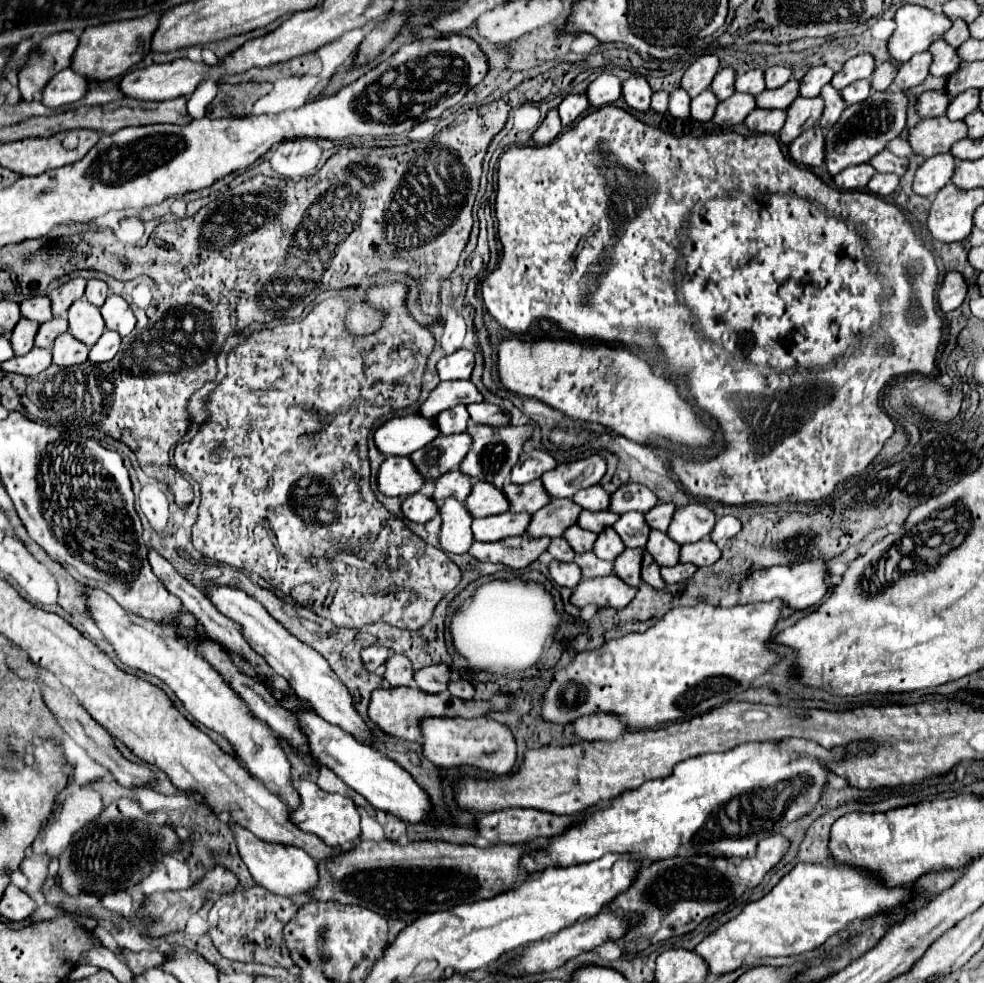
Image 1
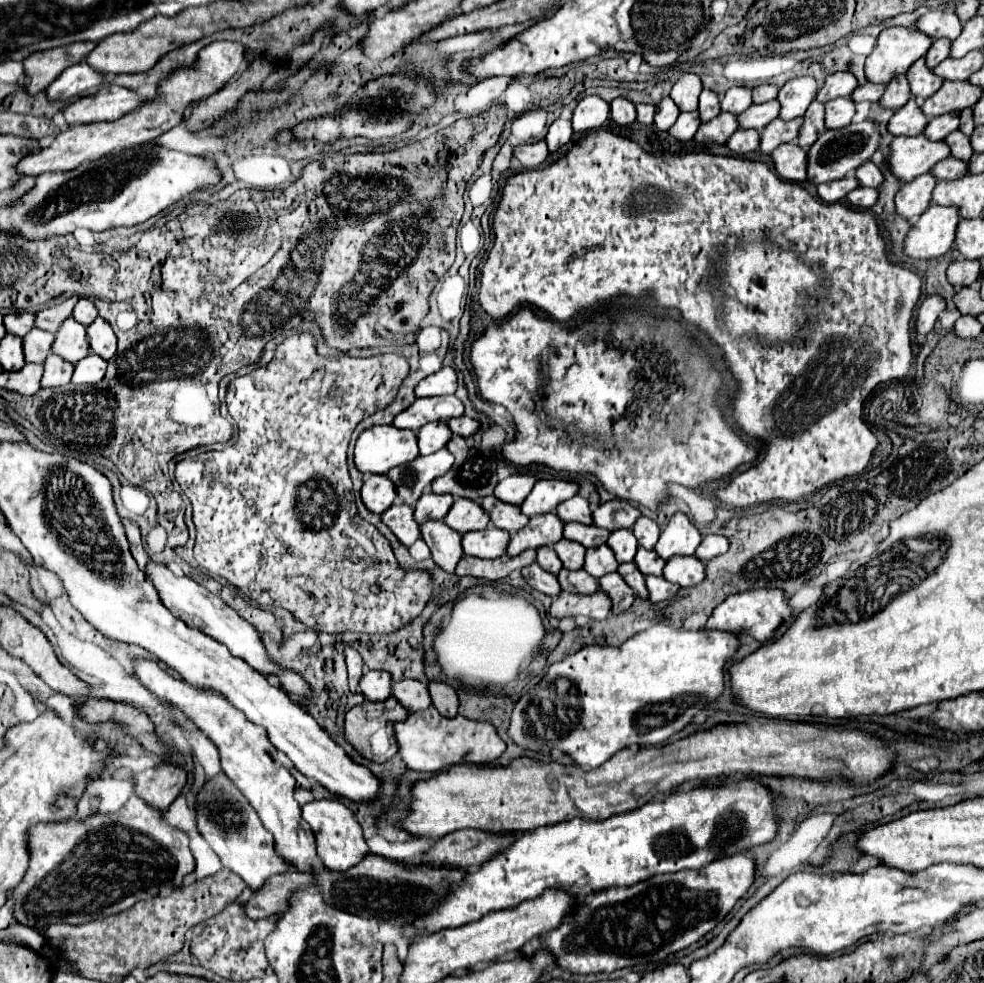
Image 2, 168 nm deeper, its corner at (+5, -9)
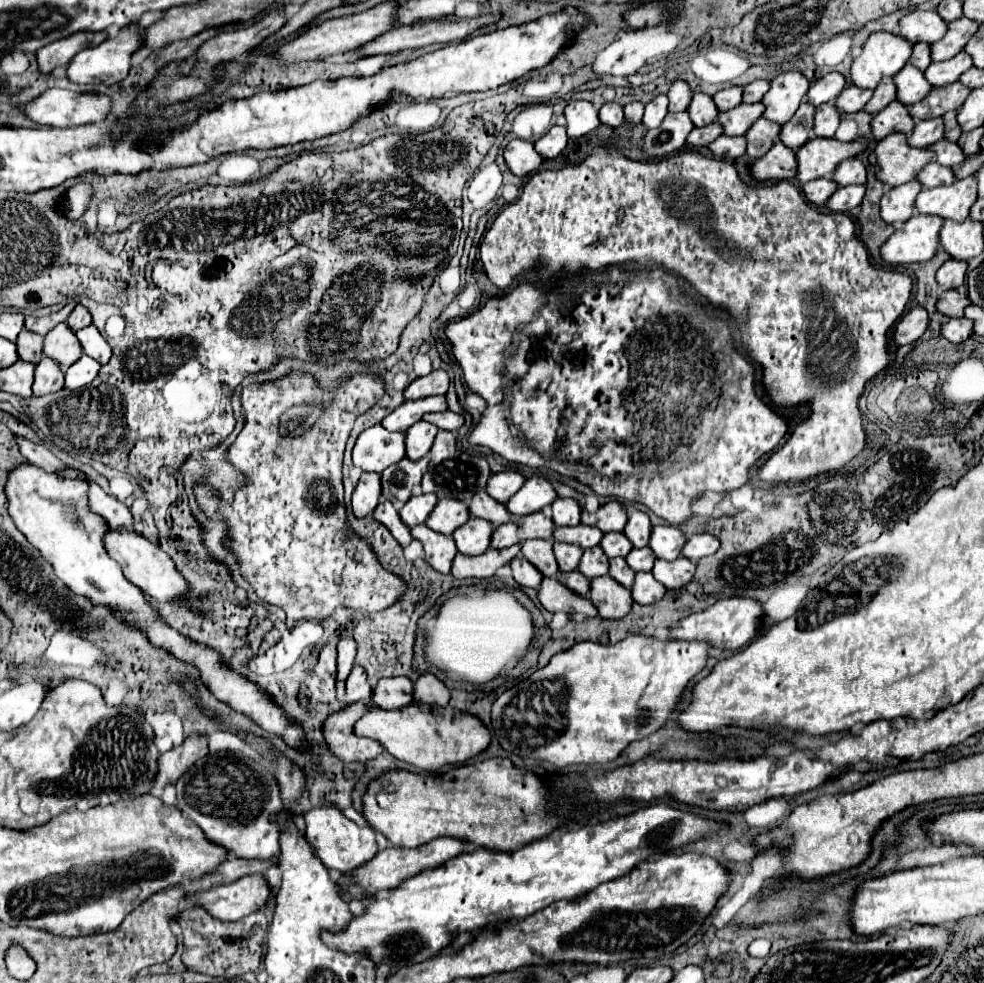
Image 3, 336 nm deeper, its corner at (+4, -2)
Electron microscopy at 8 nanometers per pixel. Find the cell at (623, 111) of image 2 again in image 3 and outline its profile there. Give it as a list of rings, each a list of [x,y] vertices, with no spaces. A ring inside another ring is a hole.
[[[608,102],[600,108],[600,122],[608,126],[620,126],[624,122],[624,106],[618,102]]]

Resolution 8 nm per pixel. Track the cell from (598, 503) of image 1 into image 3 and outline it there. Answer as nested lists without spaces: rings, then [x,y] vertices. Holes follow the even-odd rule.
[[[556,498],[552,504],[556,526],[576,526],[580,524],[582,508],[574,498]]]

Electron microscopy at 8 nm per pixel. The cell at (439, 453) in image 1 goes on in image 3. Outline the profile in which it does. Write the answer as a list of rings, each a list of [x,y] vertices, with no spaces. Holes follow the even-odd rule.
[[[424,456],[420,460],[410,460],[404,458],[402,462],[396,462],[388,466],[382,472],[382,494],[388,498],[398,510],[408,502],[412,496],[412,488],[420,484],[426,468],[428,468],[430,458]]]

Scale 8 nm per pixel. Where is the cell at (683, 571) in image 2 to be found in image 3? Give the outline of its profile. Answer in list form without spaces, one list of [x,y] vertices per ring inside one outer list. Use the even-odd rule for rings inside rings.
[[[684,556],[676,558],[672,562],[656,560],[656,564],[652,568],[654,578],[658,578],[658,582],[662,582],[670,590],[686,586],[692,580],[694,572],[696,572],[696,564],[690,558],[684,558]]]

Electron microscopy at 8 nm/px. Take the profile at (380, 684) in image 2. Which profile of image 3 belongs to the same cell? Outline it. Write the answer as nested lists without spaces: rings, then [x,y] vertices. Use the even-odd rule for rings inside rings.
[[[356,666],[346,680],[346,704],[360,702],[360,700],[364,702],[370,698],[372,698],[372,686],[368,682],[368,676],[364,674],[364,668]]]

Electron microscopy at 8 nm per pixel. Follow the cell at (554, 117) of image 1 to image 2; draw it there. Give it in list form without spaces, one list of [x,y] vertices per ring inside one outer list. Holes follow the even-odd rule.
[[[539,141],[533,145],[521,145],[513,149],[513,157],[525,167],[525,169],[535,169],[539,167],[545,159],[547,159],[549,151],[547,151],[547,143]]]

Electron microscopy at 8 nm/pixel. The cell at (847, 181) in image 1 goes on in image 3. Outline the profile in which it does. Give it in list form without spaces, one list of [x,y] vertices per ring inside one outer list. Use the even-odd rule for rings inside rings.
[[[818,178],[818,180],[812,180],[812,182],[804,184],[802,190],[804,190],[804,196],[808,198],[808,202],[812,202],[816,206],[822,206],[838,190],[838,184],[834,180],[828,180],[828,178]]]

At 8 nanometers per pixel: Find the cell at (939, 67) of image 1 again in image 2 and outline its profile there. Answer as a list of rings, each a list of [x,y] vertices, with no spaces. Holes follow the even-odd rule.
[[[923,57],[911,65],[911,69],[907,71],[907,81],[911,85],[911,95],[923,99],[931,97],[943,85],[943,81],[925,65]]]

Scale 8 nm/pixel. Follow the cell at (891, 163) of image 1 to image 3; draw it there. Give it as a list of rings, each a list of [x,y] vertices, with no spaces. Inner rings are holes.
[[[850,158],[844,160],[836,172],[834,172],[834,180],[840,186],[848,186],[848,184],[866,184],[866,166],[860,158]]]

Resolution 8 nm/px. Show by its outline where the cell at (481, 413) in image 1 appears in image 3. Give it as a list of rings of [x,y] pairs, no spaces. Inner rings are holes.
[[[452,410],[426,414],[424,420],[436,424],[436,426],[442,428],[442,430],[452,430],[452,432],[456,432],[460,426],[464,426],[464,416],[462,416],[462,414],[456,414],[456,412],[452,412]]]

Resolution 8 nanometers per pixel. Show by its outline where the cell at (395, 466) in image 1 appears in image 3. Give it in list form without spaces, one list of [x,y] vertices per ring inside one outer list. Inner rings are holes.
[[[364,472],[354,488],[352,494],[352,508],[354,514],[358,518],[368,516],[374,512],[374,508],[378,506],[382,498],[382,490],[380,490],[380,474],[372,474],[372,472]]]

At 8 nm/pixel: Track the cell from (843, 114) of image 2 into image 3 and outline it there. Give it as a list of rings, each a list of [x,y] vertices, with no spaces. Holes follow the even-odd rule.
[[[832,102],[818,106],[814,116],[814,134],[822,138],[832,138],[840,124],[840,116],[842,116],[840,110]]]

